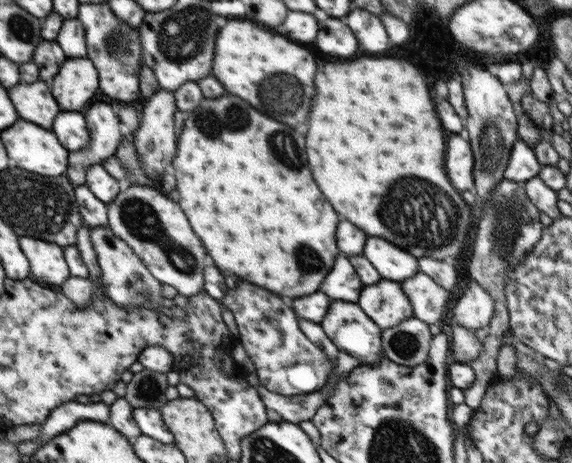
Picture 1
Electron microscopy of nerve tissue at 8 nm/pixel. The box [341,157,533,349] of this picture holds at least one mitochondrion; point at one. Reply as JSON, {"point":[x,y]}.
{"point":[418,213]}

